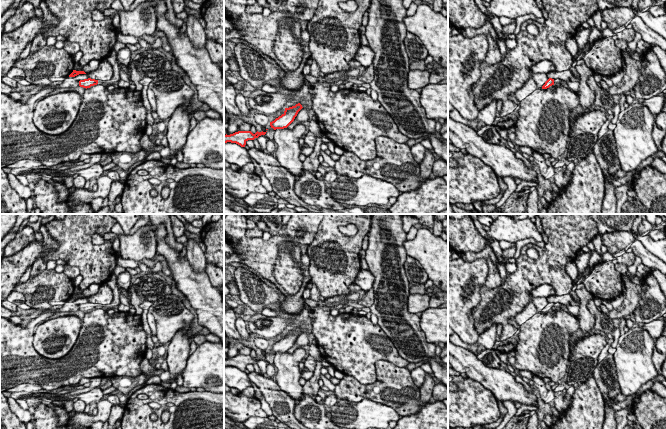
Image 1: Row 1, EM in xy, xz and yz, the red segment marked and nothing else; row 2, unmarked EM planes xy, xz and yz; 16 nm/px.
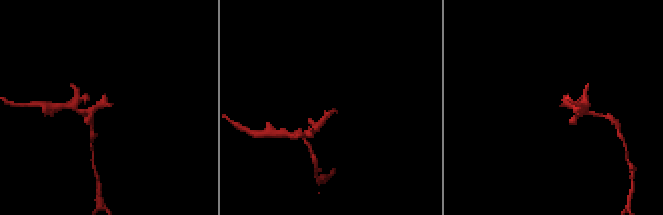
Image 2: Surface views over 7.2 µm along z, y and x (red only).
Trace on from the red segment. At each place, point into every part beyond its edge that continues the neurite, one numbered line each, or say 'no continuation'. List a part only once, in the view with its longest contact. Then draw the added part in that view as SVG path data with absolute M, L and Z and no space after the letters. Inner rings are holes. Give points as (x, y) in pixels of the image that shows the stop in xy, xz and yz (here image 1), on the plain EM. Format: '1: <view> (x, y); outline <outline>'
1: xy (112, 281); outline M114 274L111 275L108 280L106 281L106 284L112 289L113 292L113 300L108 305L101 305L98 304L99 309L105 309L106 311L115 307L118 307L120 304L120 291L117 286L117 276Z

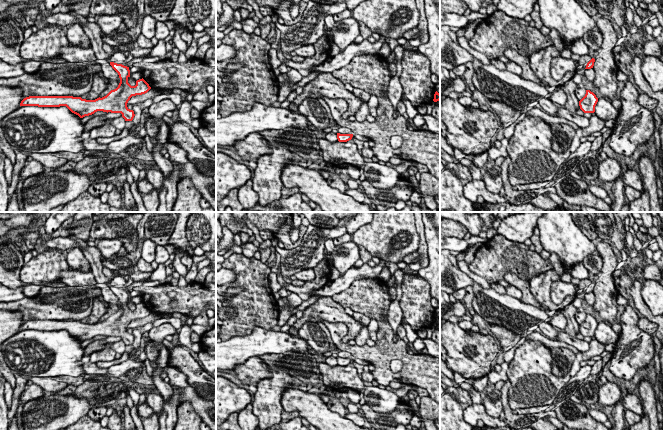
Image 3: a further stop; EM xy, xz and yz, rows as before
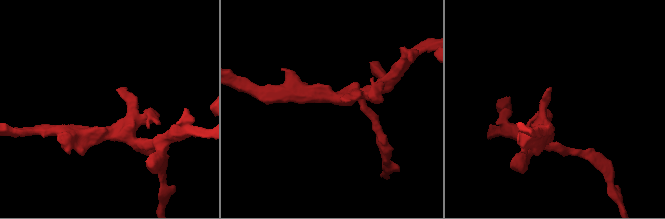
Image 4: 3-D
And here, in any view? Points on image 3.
no continuation

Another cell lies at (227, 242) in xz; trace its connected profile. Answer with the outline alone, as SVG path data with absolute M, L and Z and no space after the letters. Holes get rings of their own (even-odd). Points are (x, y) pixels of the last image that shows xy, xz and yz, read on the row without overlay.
M223 227L222 233L222 239L219 242L216 242L216 253L224 249L229 251L233 246L235 246L233 240L234 234L227 227Z

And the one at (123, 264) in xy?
M116 253L108 259L101 259L103 267L106 267L118 275L128 276L133 279L134 282L149 281L152 273L141 272L137 267L137 262L128 253Z

